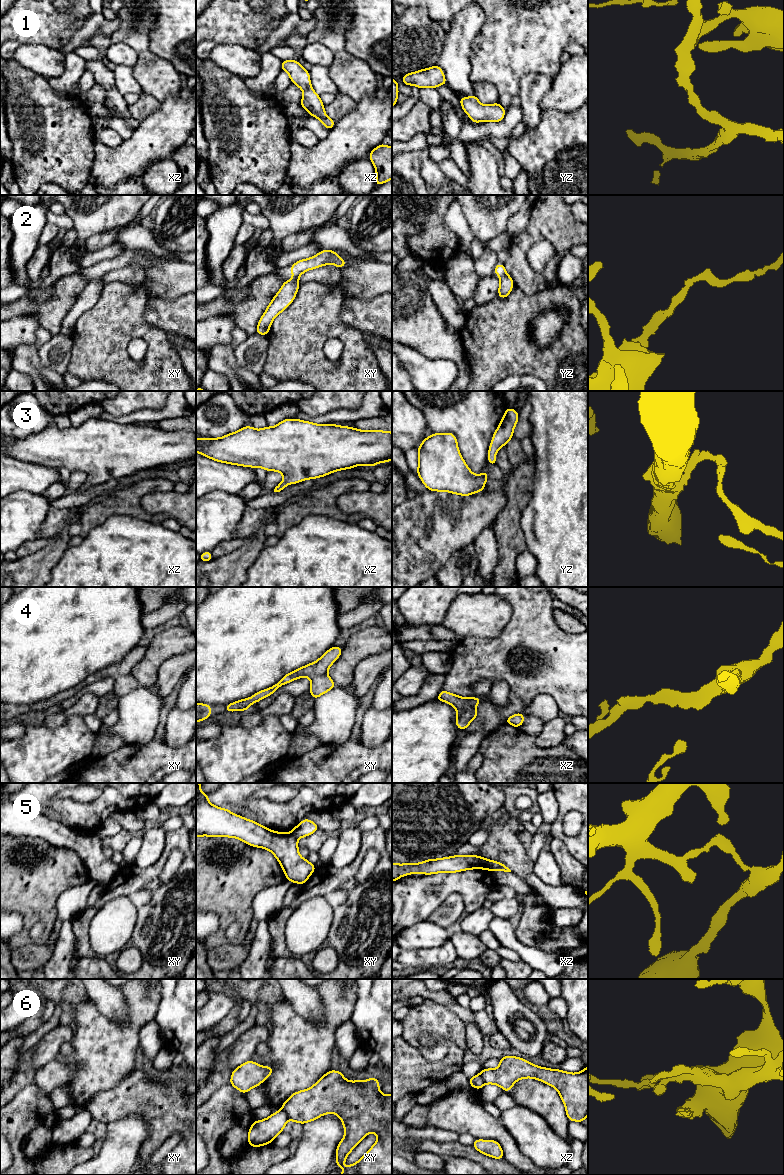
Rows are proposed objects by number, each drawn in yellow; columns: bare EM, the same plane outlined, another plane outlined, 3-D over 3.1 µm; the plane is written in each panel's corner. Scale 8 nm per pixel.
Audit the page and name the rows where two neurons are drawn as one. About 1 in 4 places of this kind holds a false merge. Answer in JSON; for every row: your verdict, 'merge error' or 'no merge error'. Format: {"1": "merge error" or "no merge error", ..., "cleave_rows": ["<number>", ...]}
{"1": "no merge error", "2": "merge error", "3": "no merge error", "4": "no merge error", "5": "merge error", "6": "merge error", "cleave_rows": ["2", "5", "6"]}

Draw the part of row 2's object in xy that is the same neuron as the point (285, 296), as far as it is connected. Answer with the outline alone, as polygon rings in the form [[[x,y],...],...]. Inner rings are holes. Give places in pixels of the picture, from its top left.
[[[293,277],[283,283],[260,318],[255,332],[256,334],[267,335],[269,333],[274,318],[294,301],[299,286],[299,277]]]

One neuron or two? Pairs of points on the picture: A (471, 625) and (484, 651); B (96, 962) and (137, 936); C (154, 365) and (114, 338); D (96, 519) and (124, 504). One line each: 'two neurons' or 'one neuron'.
A: two neurons
B: two neurons
C: one neuron
D: one neuron

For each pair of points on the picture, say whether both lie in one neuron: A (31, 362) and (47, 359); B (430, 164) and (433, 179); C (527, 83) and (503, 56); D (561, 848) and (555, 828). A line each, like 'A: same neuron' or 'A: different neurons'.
A: different neurons
B: same neuron
C: different neurons
D: different neurons

